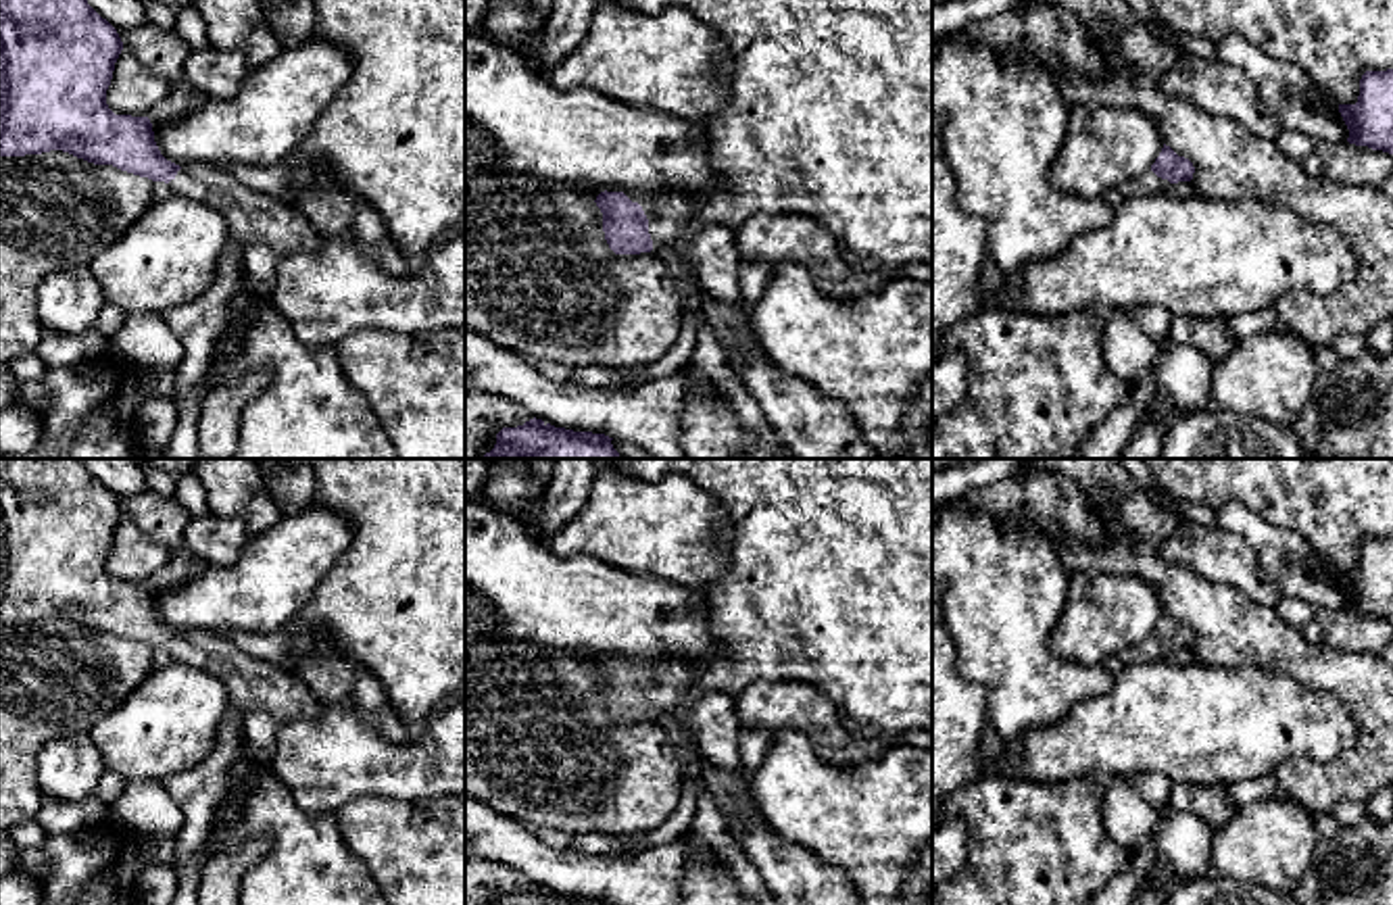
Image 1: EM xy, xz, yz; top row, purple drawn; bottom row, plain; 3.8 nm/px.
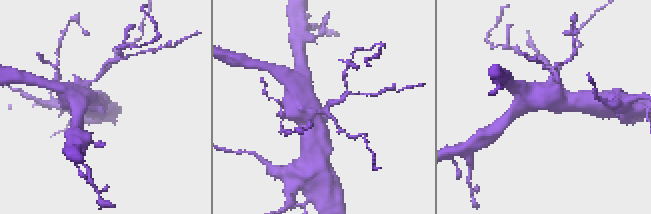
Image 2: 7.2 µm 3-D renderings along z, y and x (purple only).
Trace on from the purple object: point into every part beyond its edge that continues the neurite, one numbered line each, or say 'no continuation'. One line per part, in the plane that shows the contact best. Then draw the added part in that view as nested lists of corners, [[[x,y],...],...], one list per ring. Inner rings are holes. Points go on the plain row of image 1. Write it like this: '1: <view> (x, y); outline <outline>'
1: xz (668, 682); outline [[[678,659],[638,669],[649,686],[653,711],[674,713],[701,678],[701,669]]]

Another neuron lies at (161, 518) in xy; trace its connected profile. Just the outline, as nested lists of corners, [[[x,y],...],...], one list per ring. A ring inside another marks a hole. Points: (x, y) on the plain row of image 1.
[[[146,490],[119,500],[123,515],[127,515],[148,538],[169,548],[171,559],[148,580],[150,590],[167,592],[194,580],[209,565],[194,557],[186,542],[184,530],[192,515],[173,496],[161,496]]]

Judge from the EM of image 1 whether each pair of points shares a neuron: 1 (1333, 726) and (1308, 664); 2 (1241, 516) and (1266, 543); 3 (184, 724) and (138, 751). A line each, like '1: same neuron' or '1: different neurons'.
1: different neurons
2: same neuron
3: same neuron

